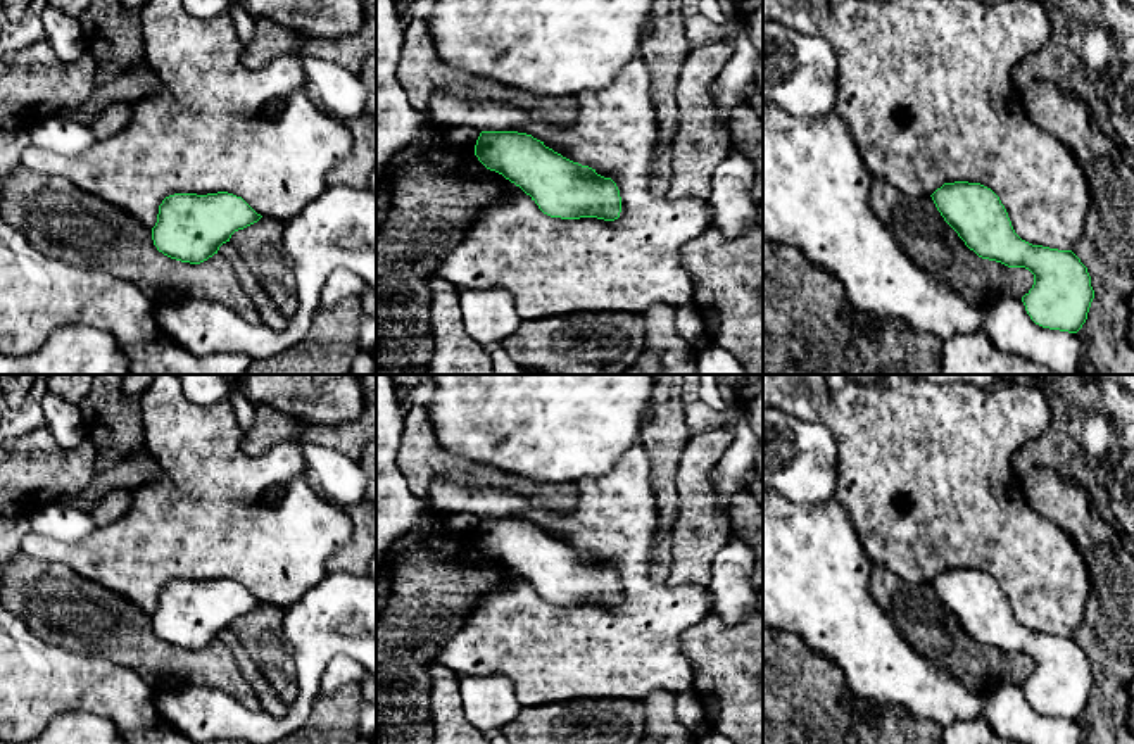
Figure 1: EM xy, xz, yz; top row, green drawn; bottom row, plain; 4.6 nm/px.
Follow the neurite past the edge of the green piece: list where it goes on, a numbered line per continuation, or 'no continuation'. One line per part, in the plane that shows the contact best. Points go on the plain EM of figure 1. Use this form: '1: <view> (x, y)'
no continuation

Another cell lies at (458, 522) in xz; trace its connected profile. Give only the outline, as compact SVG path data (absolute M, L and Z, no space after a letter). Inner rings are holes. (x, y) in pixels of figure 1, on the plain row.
M466 511L444 513L442 518L438 520L438 525L442 528L454 532L454 533L461 533L471 528L476 528L478 523L480 523L480 518Z

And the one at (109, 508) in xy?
M112 490L88 508L88 513L97 526L107 526L128 513L131 501L129 490Z

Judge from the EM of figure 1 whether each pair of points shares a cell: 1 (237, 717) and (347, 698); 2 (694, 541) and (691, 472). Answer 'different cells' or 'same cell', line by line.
1: different cells
2: same cell

